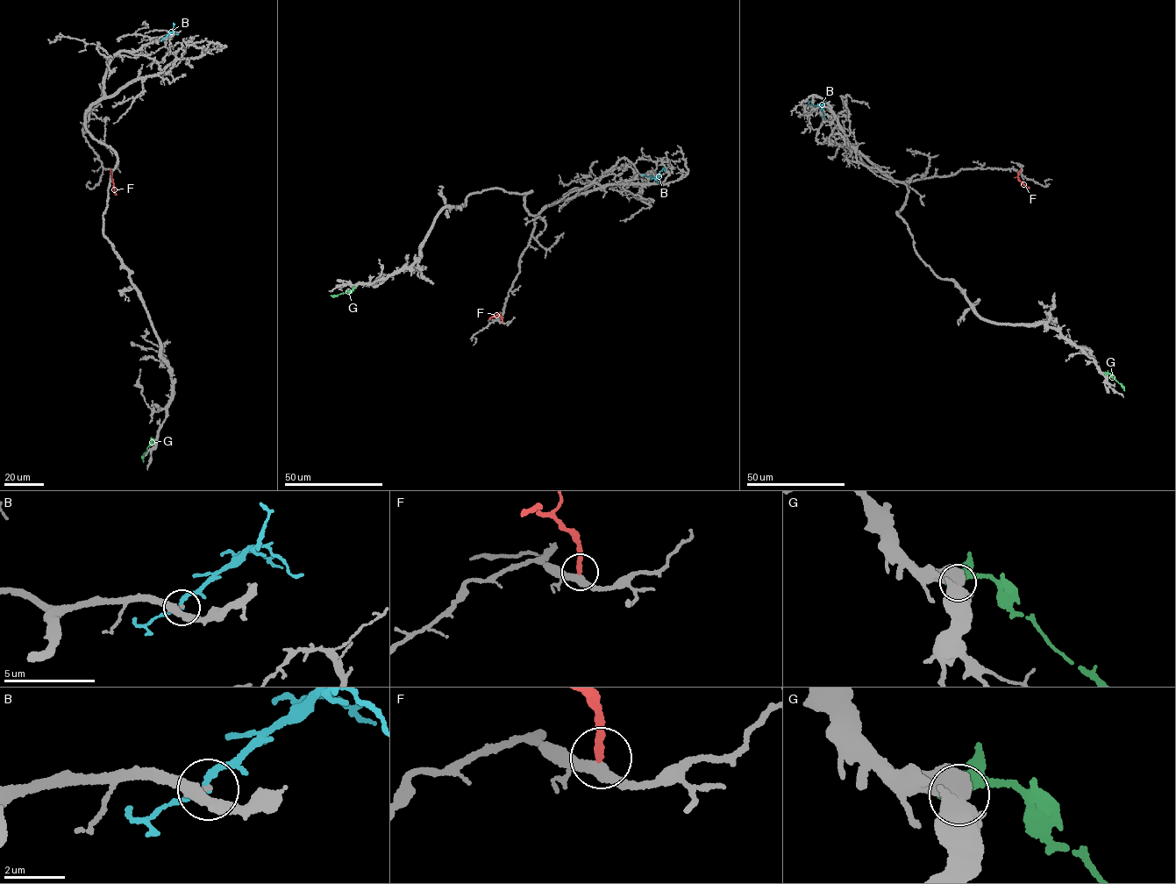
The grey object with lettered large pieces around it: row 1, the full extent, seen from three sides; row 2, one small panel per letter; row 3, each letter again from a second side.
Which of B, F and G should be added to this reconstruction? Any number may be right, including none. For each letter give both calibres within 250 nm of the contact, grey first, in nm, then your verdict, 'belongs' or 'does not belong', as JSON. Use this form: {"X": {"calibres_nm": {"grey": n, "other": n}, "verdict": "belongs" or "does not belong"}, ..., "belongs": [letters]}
{"B": {"calibres_nm": {"grey": 130, "other": 190}, "verdict": "does not belong"}, "F": {"calibres_nm": {"grey": 380, "other": 240}, "verdict": "belongs"}, "G": {"calibres_nm": {"grey": 500, "other": 300}, "verdict": "does not belong"}, "belongs": ["F"]}

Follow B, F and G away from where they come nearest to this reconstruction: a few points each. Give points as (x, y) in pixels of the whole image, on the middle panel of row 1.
B: (648, 176), (657, 178), (664, 167), (665, 171)
F: (502, 322), (497, 314), (489, 319)
G: (353, 288), (351, 290), (330, 295)

